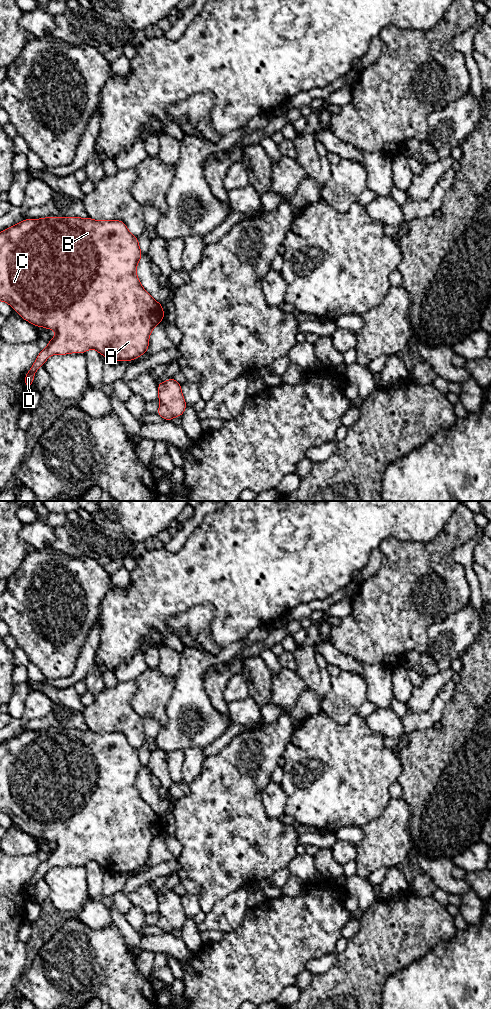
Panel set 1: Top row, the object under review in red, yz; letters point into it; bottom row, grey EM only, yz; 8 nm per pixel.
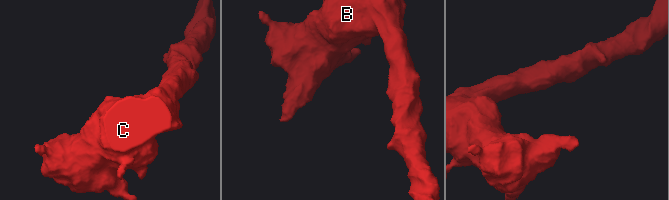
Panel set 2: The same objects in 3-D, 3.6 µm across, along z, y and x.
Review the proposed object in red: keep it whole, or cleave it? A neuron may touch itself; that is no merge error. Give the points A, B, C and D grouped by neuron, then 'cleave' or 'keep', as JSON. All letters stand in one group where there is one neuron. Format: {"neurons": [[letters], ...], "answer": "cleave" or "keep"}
{"neurons": [["A", "B", "C", "D"]], "answer": "keep"}

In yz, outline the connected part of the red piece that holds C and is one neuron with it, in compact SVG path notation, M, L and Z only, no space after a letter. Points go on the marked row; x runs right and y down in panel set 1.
M45 217L41 219L24 219L20 223L0 232L0 301L8 303L22 319L37 327L45 327L56 332L56 336L38 354L35 362L25 375L25 387L30 389L36 371L44 366L45 361L53 354L86 353L94 349L106 359L112 361L131 361L145 354L149 347L149 337L153 328L164 320L164 309L141 285L136 268L143 253L138 238L131 234L126 224L120 220L96 221L90 217Z

